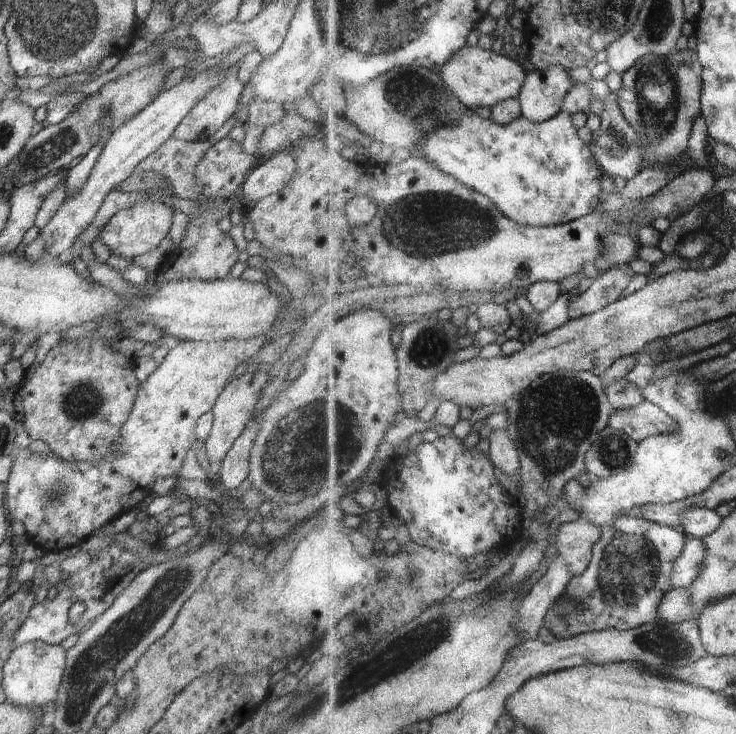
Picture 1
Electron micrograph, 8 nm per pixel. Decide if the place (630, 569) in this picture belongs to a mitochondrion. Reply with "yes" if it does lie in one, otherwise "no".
yes

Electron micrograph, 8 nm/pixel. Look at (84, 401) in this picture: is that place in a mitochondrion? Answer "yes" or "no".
yes

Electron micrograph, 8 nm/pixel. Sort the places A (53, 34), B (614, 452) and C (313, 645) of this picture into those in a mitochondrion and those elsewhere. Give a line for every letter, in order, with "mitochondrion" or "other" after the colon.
A: mitochondrion
B: mitochondrion
C: other

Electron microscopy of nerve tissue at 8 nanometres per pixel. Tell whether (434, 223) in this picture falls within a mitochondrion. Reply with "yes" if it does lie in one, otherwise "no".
yes

